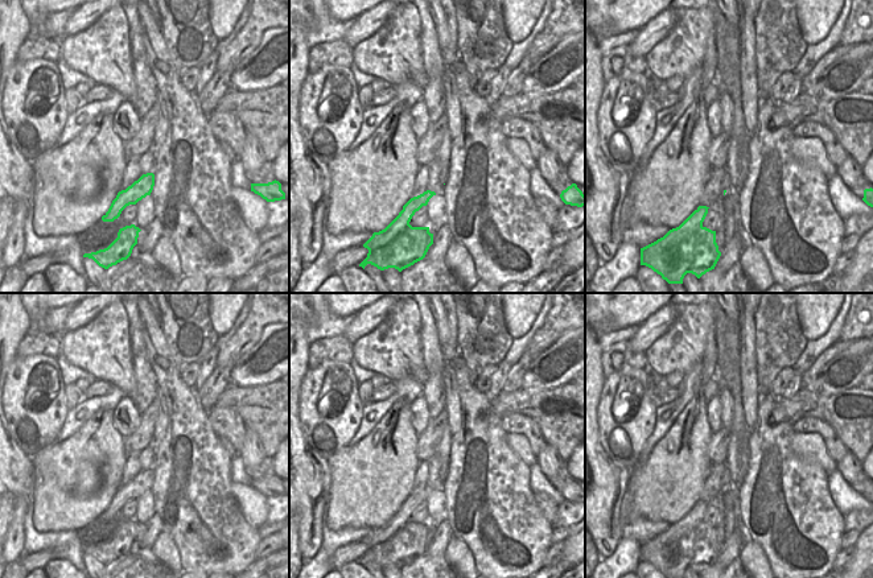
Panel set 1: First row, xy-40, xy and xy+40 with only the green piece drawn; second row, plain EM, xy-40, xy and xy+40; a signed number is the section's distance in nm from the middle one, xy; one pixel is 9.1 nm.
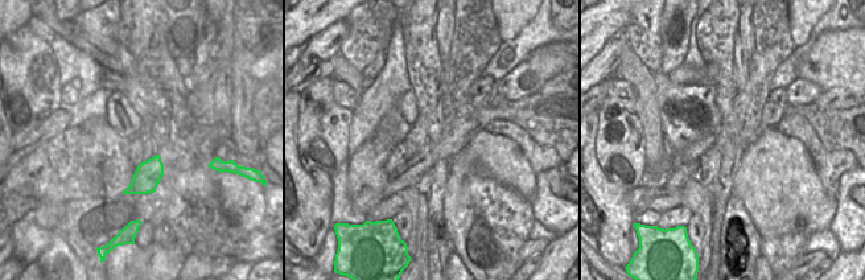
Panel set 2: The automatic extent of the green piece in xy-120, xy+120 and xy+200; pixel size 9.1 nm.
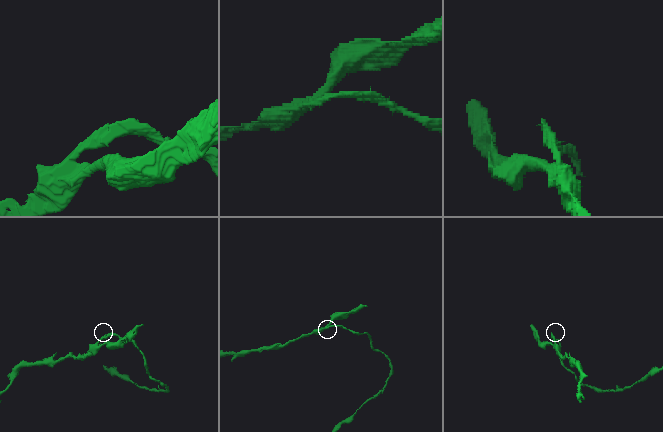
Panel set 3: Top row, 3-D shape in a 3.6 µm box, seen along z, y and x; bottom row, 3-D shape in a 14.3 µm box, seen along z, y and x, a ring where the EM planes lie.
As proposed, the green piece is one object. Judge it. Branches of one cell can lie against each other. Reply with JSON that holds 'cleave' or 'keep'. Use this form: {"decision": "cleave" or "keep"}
{"decision": "cleave"}

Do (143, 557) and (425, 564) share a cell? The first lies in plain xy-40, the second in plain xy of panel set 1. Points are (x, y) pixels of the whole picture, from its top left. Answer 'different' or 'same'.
same

